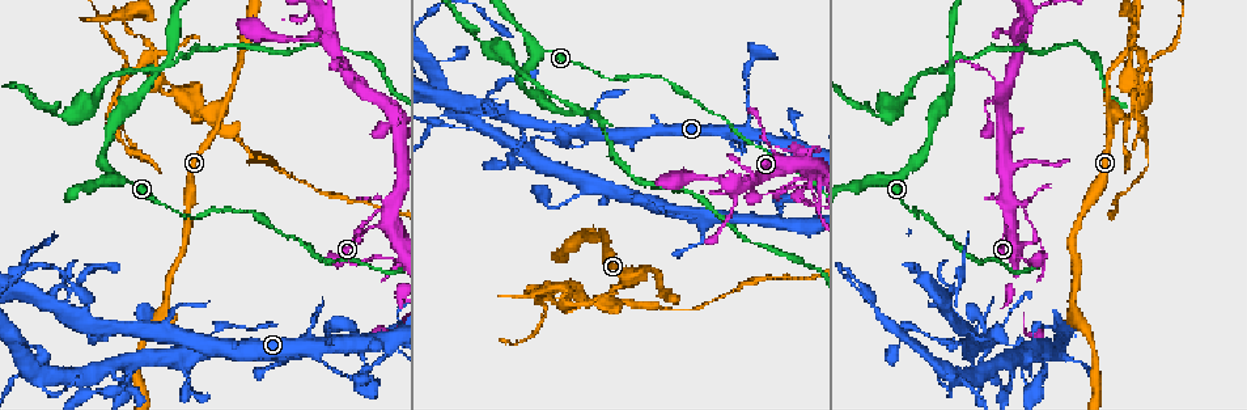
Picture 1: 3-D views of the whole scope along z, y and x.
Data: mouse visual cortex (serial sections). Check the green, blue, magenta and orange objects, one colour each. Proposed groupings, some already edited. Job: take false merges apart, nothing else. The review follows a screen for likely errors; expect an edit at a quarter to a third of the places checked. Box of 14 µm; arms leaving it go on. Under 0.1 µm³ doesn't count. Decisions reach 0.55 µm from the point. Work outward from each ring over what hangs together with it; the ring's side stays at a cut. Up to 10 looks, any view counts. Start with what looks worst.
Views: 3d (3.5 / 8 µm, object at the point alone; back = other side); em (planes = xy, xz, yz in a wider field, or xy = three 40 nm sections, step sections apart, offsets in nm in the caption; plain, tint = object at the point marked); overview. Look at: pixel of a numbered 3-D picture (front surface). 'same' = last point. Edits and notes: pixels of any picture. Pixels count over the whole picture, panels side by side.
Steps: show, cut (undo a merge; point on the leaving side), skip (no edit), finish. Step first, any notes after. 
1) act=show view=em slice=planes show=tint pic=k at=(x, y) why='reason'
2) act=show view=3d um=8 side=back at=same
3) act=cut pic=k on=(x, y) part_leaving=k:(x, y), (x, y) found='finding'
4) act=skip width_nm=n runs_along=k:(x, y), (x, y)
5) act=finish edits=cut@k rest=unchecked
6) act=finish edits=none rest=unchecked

act=show view=3d um=8 pic=1 at=(158, 70) why='four or more arms meet'

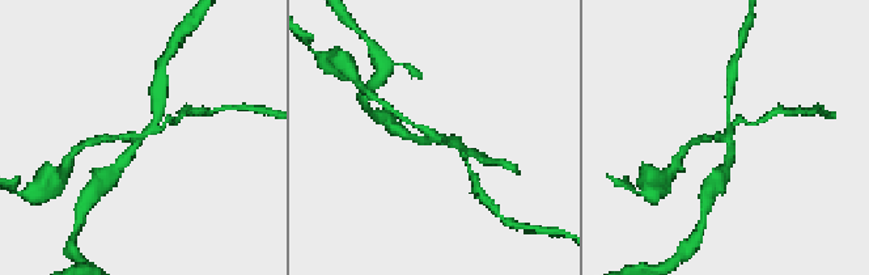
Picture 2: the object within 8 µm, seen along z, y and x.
act=show view=3d um=3.5 pic=2 at=(431, 141)

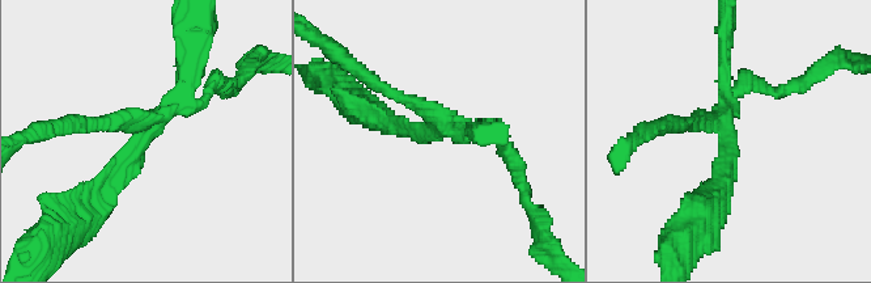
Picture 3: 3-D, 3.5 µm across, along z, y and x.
act=show view=em slice=xy step=3 show=tint pic=3 at=(148, 126) arms=4 arm_widths_nm=150,150,200,200 why='now the EM'

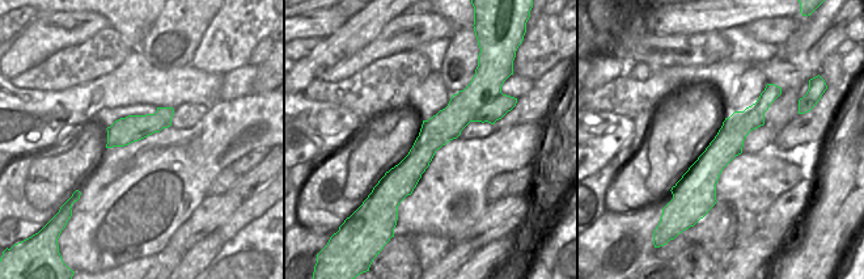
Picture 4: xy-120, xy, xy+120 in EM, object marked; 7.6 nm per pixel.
act=cut pic=3 on=(514, 155) found='two cells meet here'

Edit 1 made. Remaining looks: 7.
act=show view=3d um=3.5 pic=1 at=(639, 272) why='three-way junction'

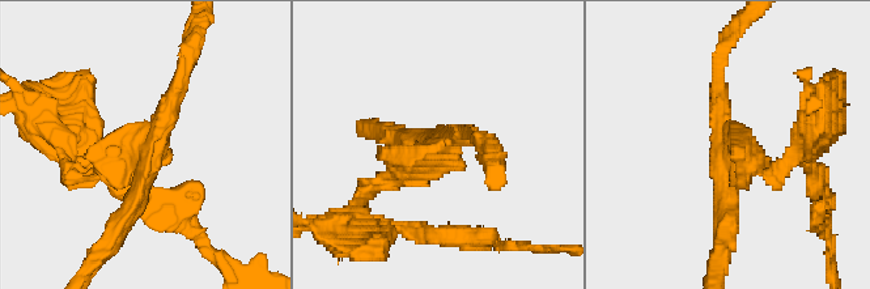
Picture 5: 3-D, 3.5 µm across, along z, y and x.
act=show view=em slice=xy step=5 show=plain pic=5 at=(142, 169)

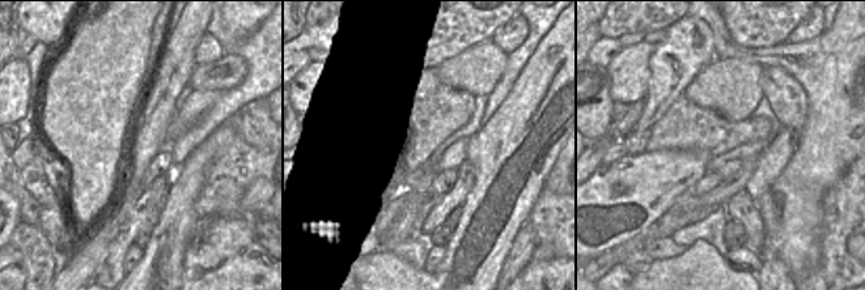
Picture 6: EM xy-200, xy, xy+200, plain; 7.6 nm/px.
act=show view=em slice=xy step=5 show=tint at=same why='with the object marked'

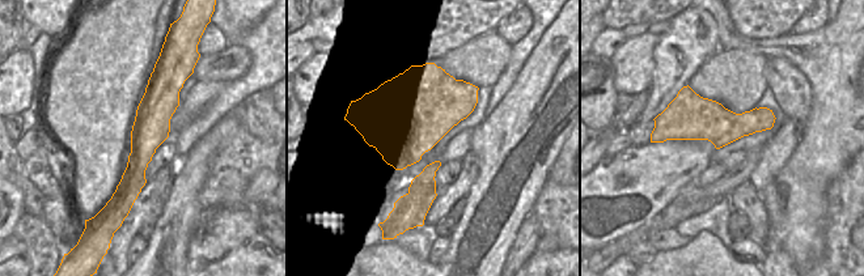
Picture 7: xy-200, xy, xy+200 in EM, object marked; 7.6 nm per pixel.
act=cut pic=5 on=(772, 181) width_nm=600 part_leaving=5:(747, 156), (777, 175), (814, 127) found='two cells meet here'

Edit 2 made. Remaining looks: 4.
act=show view=3d um=3.5 pic=1 at=(391, 258) why='thick turns thin'

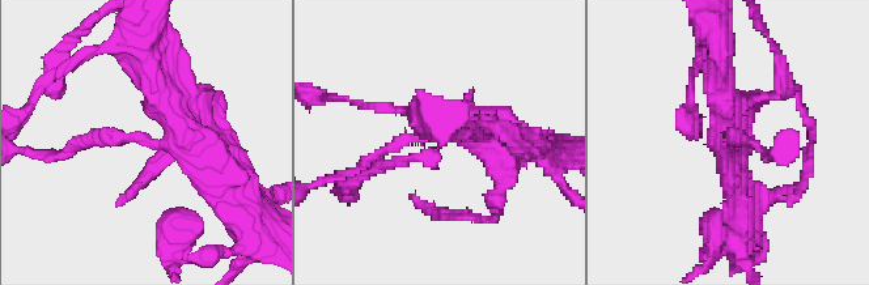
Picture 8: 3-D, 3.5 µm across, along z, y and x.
act=show view=em slice=xy step=1 show=tint pic=8 at=(148, 143)

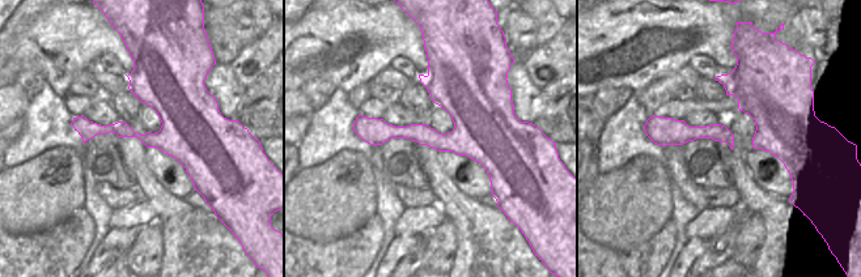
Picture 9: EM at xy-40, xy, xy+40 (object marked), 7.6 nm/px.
act=skip runs_along=8:(159, 84), (170, 144), (73, 144) found='all the same cell'

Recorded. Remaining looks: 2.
act=show view=3d um=8 pic=1 at=(1033, 7) why='thick turns thin'

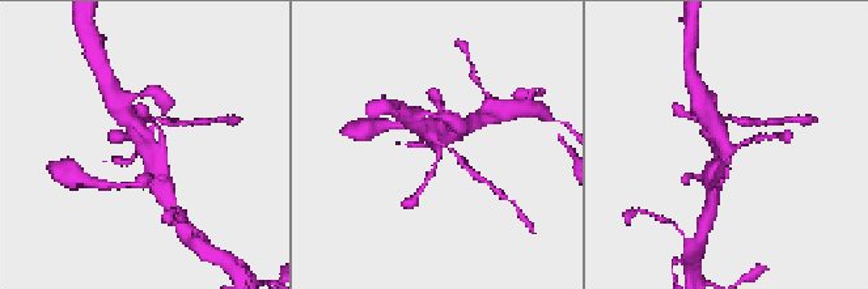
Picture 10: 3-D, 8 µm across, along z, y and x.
act=show view=em slice=xy step=3 show=tint pic=10 at=(435, 146)

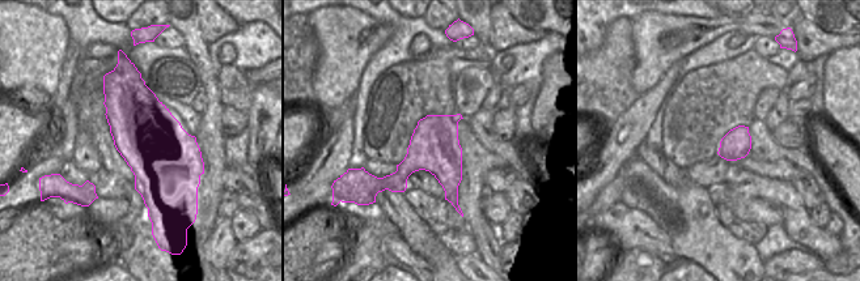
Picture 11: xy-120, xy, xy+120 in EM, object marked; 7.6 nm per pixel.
act=skip width_nm=380 runs_along=10:(159, 181), (159, 164), (138, 128) found='all the same cell'

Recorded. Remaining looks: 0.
act=finish edits=cut@3,cut@5 rest=unchecked

